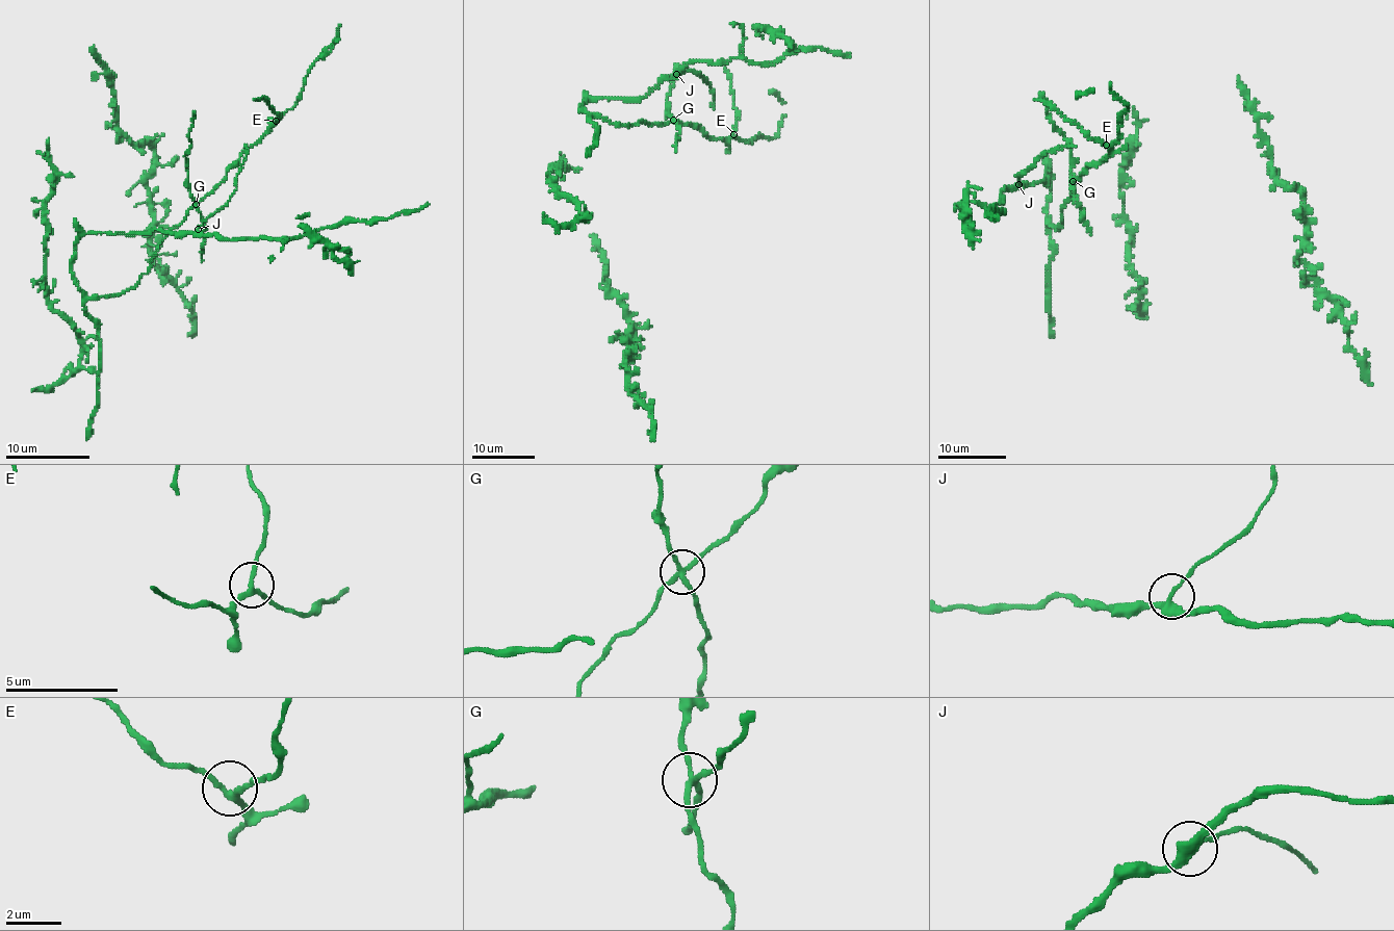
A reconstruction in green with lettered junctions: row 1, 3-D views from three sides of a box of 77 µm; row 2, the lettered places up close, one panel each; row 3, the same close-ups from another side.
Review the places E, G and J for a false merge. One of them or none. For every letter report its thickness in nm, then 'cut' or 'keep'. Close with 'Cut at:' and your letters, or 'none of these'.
E: calibre 190 nm; keep
G: calibre 200 nm; cut
J: calibre 280 nm; keep
Cut at: G

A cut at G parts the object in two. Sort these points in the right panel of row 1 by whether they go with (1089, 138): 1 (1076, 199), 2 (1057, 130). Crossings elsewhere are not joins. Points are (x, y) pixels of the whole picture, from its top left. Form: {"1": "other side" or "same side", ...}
{"1": "other side", "2": "other side"}

